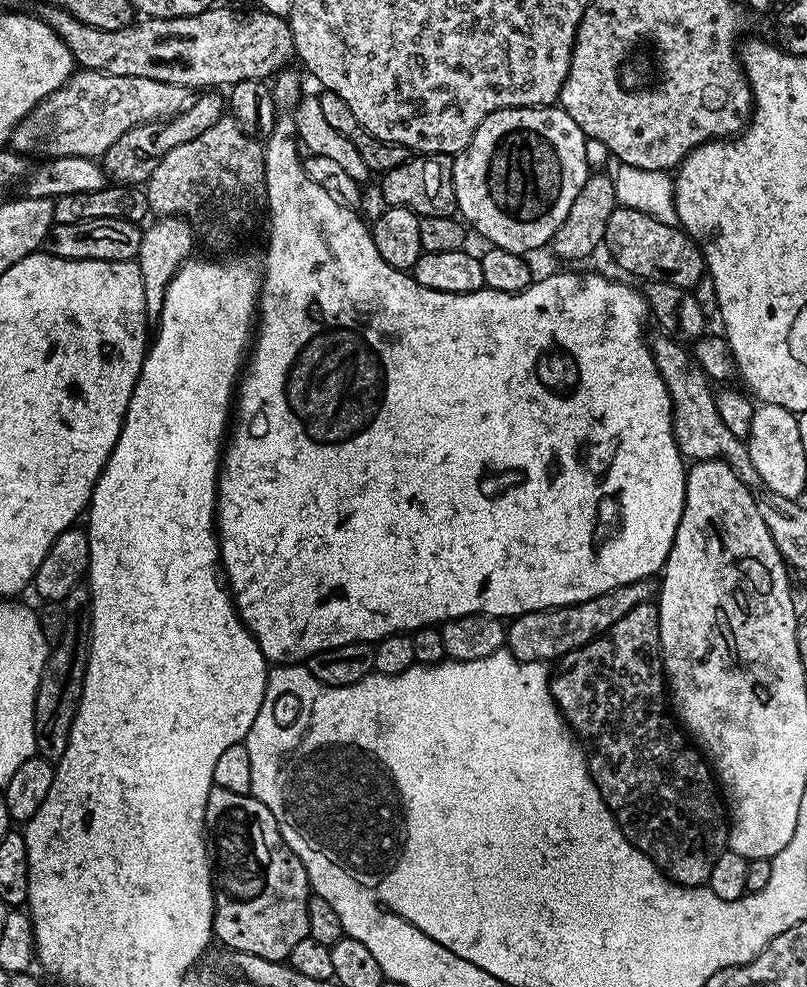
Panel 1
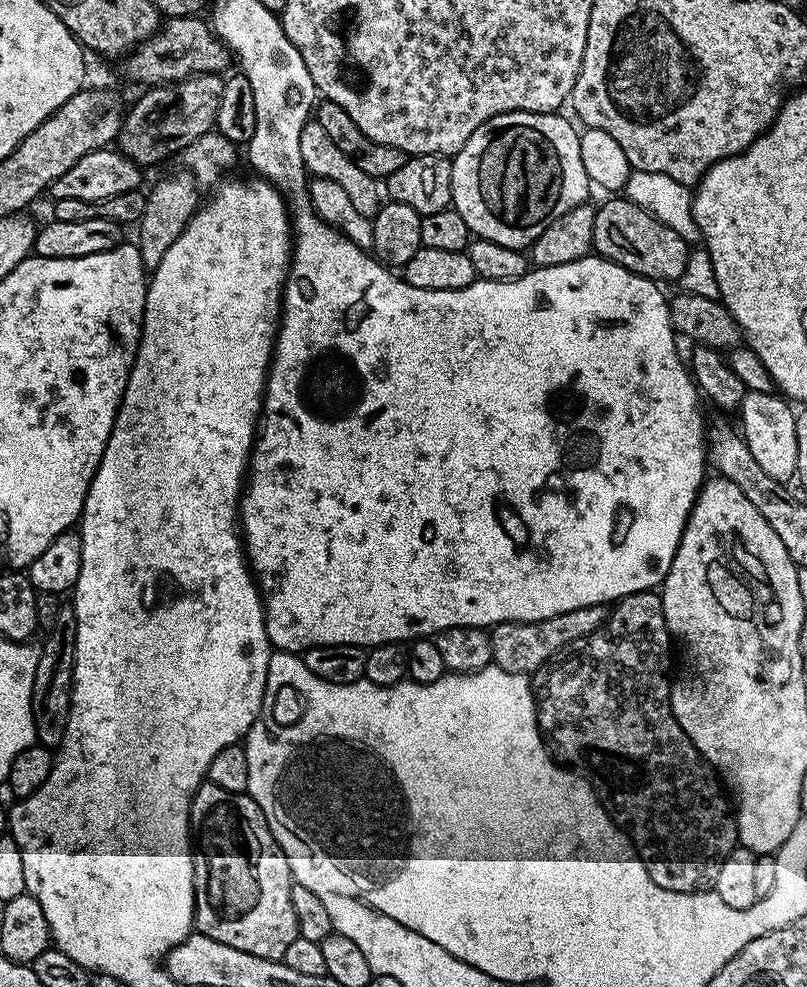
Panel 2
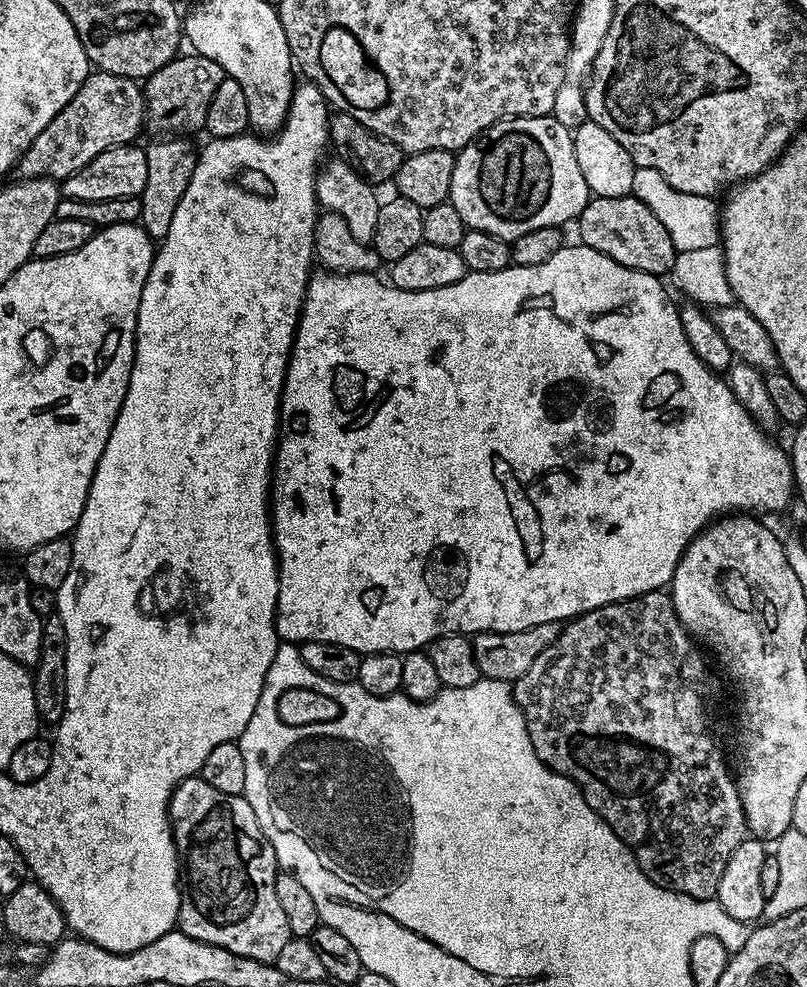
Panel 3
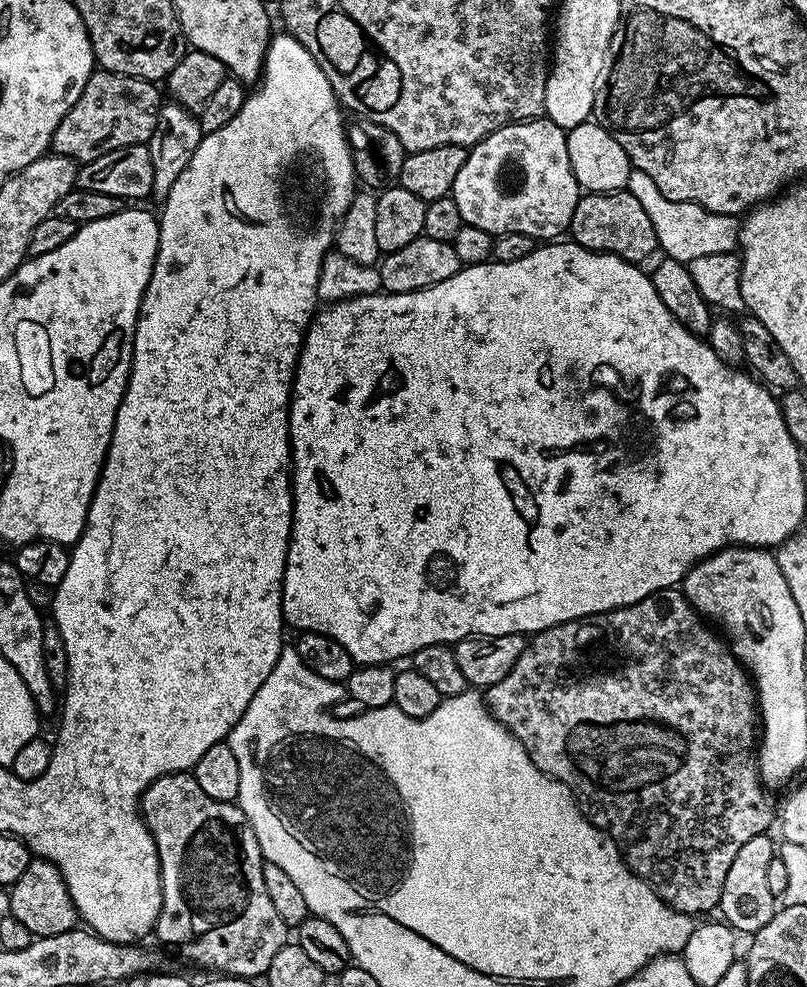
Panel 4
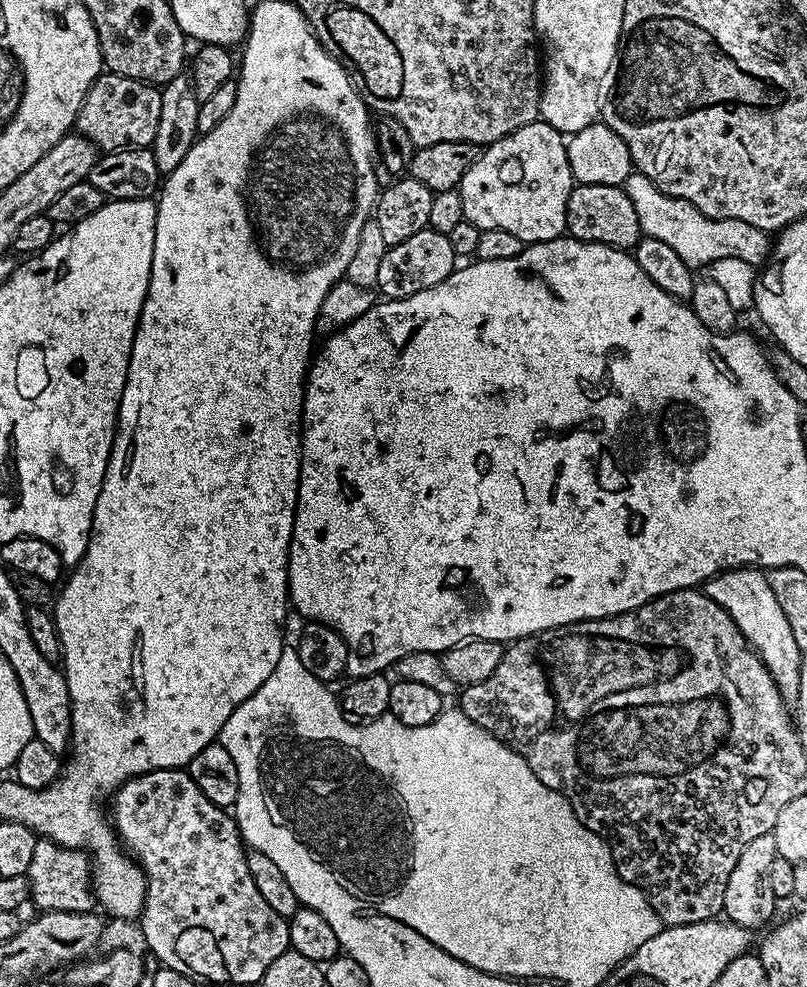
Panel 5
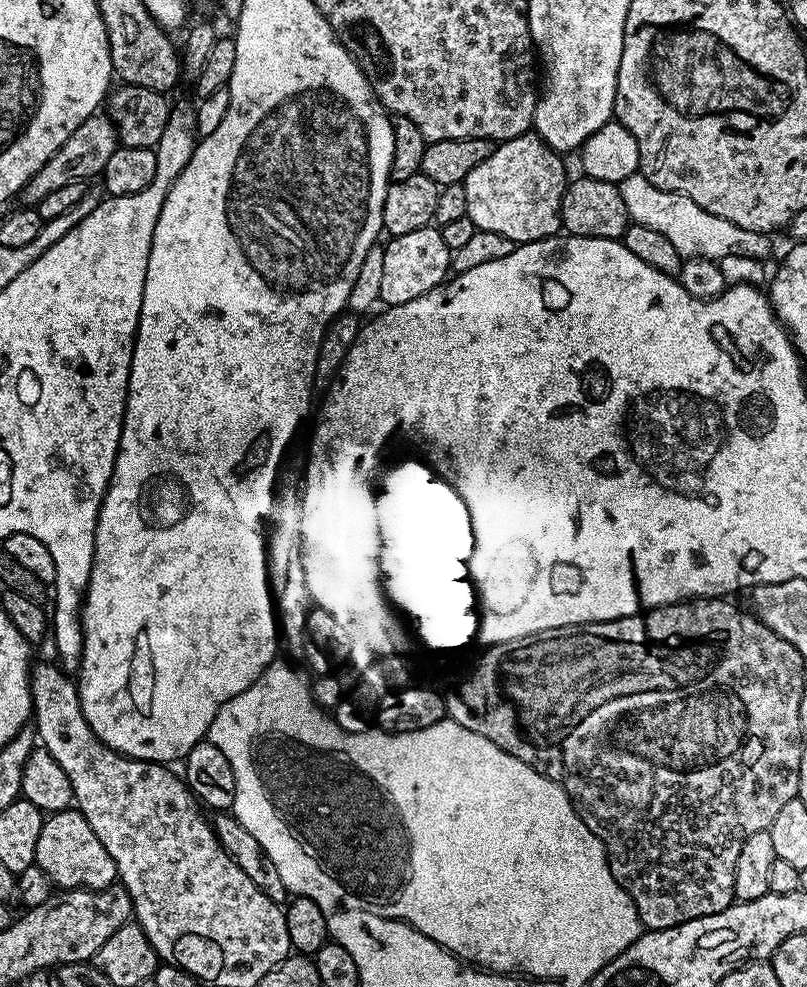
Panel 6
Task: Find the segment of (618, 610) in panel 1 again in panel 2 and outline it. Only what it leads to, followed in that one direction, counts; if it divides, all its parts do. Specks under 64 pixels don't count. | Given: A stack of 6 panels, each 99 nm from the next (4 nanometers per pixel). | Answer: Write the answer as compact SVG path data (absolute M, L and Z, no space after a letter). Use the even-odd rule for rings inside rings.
M595 604L594 606L582 606L578 610L570 610L566 614L558 614L554 618L535 620L529 624L495 625L490 632L492 664L507 672L539 673L553 657L563 652L565 648L603 628L608 614L609 609L605 605Z

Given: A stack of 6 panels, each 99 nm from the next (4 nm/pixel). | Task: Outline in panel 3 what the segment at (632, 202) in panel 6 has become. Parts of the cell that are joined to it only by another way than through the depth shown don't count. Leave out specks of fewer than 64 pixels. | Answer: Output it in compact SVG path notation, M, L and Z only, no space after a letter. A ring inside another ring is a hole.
M637 168L634 174L634 186L631 195L636 196L644 203L666 226L666 234L670 234L670 242L674 242L677 253L686 250L705 249L706 246L719 245L720 239L720 214L721 209L717 201L711 196L698 194L682 194L682 190L674 190L658 170Z

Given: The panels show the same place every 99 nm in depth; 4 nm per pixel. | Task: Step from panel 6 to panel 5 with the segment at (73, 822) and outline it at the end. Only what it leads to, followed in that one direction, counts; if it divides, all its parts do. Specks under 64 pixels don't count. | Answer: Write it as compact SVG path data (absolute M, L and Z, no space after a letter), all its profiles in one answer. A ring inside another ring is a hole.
M43 838L37 839L36 845L34 846L34 862L30 862L30 870L28 871L27 877L28 885L30 886L31 903L33 905L36 903L38 906L37 909L39 909L40 912L90 912L97 907L96 897L92 890L92 866L90 863L90 857L87 852L81 849L67 848L53 840L46 840Z

